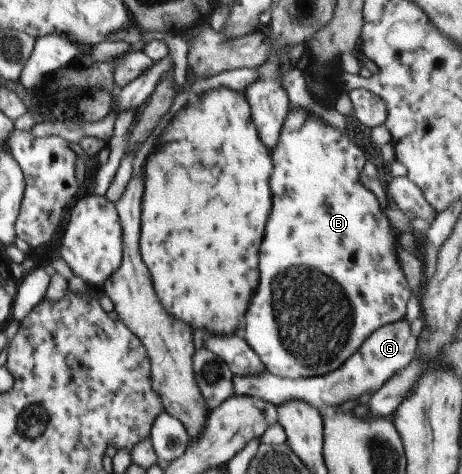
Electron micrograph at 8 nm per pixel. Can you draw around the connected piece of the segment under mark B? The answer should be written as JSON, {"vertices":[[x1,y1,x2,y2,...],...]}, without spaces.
{"vertices":[[291,105,278,144,272,153,272,161,274,161,274,171,270,177,270,189,272,189,274,205,266,225,266,245,262,241,262,247,260,247,260,285,245,314,241,335,246,344,258,355,264,368,274,376,292,380,324,376,334,371,336,367,340,367,352,353,356,353,374,331,387,324,404,320,408,302,417,294,409,287,408,279,398,264,396,254,398,243,393,233,394,227,381,211,374,193,362,184,361,171,367,163,365,154,346,136,346,132,341,133,305,109]]}

